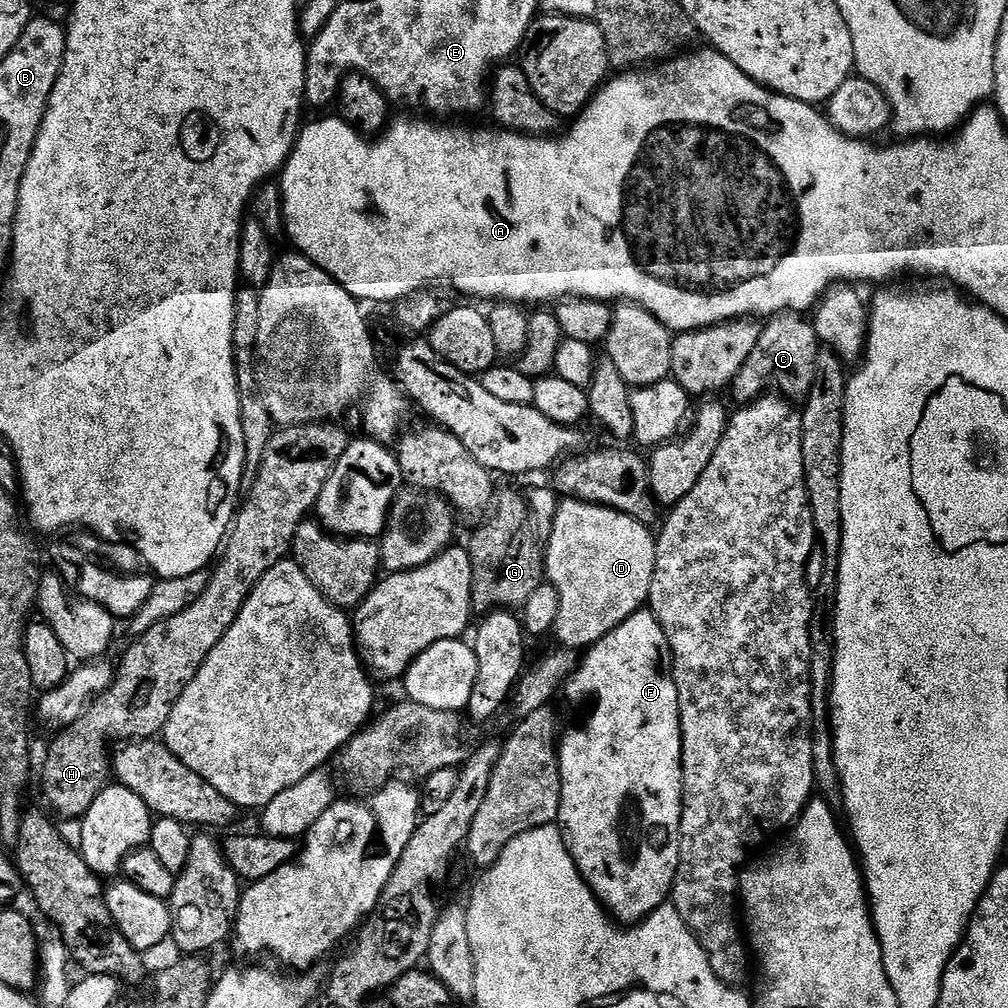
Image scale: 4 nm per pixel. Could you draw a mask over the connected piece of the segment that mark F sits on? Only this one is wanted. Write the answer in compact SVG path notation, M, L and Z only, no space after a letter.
M641 610L633 613L632 616L626 618L613 632L606 634L595 645L588 648L583 653L582 659L579 661L576 673L568 679L566 685L566 693L572 700L596 700L596 705L592 708L592 713L588 716L588 721L585 722L584 728L572 728L563 733L562 739L558 744L558 751L560 753L560 781L562 782L562 798L560 799L560 819L558 821L559 827L562 829L564 837L564 844L568 848L569 854L574 858L574 862L578 866L578 870L582 874L582 878L588 883L589 890L596 895L597 900L604 905L609 916L613 920L619 922L624 926L635 926L648 917L651 912L657 912L660 907L671 897L672 886L676 882L676 871L680 865L680 819L684 813L684 738L682 730L680 729L680 695L678 694L678 686L676 685L676 678L674 675L674 661L672 653L668 647L668 638L664 633L664 627L658 622L658 618L652 613L651 610Z

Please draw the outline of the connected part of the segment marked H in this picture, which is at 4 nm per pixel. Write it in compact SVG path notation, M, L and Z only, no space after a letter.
M313 422L284 426L273 435L270 446L266 448L264 461L260 463L258 474L251 481L246 495L236 513L236 519L226 540L226 547L212 572L212 578L206 590L182 614L150 626L128 648L120 668L115 669L112 684L102 695L93 700L91 706L70 727L63 729L52 744L48 757L44 760L44 796L52 806L51 811L60 818L83 818L86 810L94 806L94 798L110 783L110 748L108 744L131 742L133 740L151 740L163 733L170 718L170 710L182 698L182 690L198 674L202 662L222 642L226 630L234 626L248 596L258 582L278 562L289 559L294 534L300 523L315 509L318 498L326 482L335 472L342 454L348 449L350 436L347 436L336 422Z

